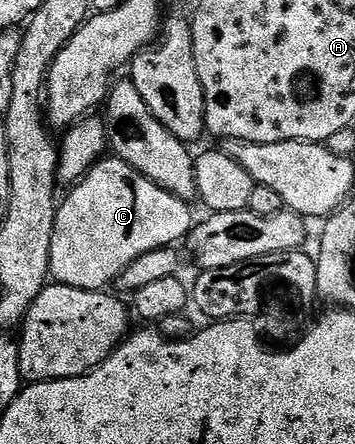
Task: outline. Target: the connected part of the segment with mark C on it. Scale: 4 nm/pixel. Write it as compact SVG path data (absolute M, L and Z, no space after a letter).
M103 158L93 164L90 172L67 192L70 193L61 197L52 230L49 279L53 283L80 290L101 292L109 289L109 284L113 285L119 274L132 266L140 254L177 245L177 240L185 241L196 223L196 217L190 213L191 205L187 201L176 198L171 192L165 192L117 158Z

